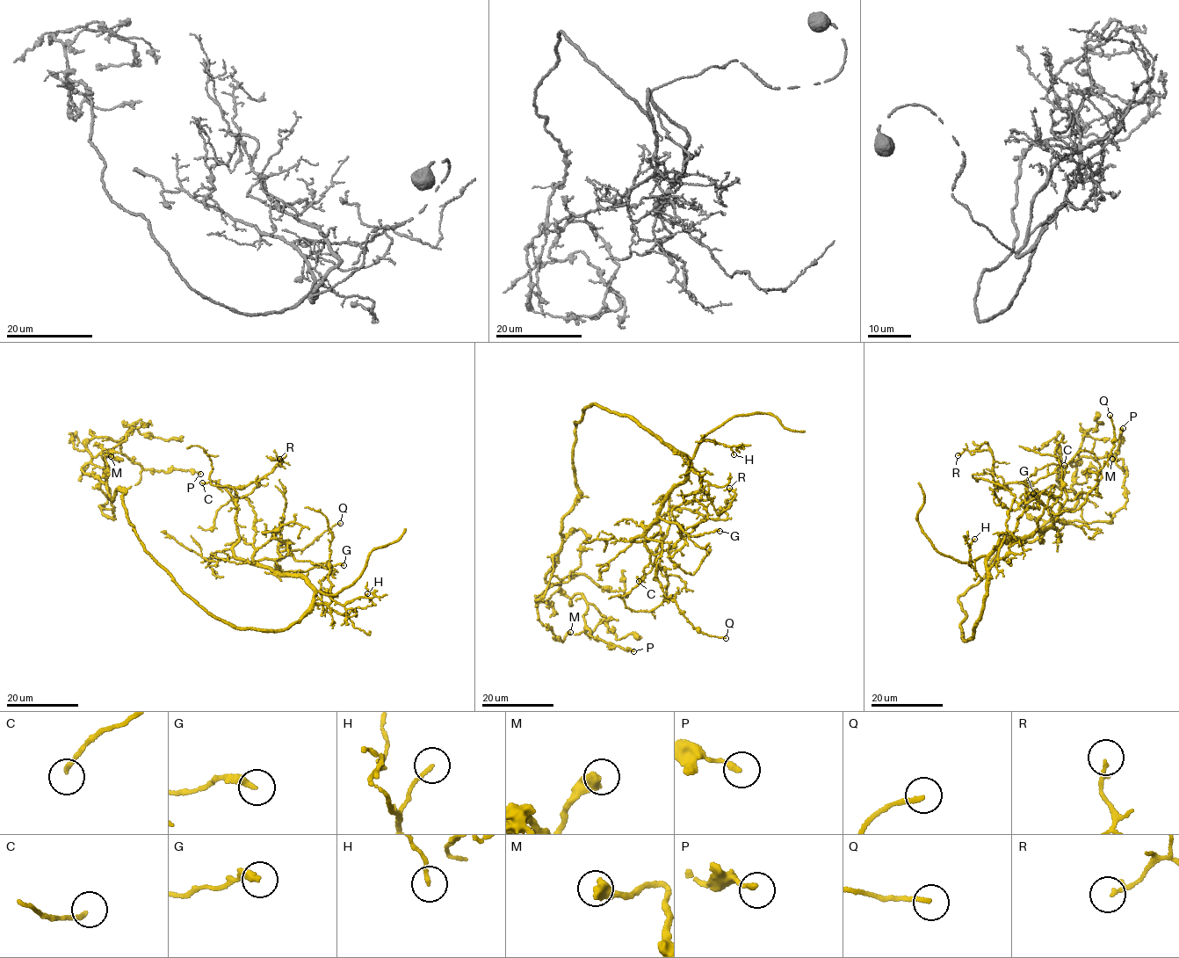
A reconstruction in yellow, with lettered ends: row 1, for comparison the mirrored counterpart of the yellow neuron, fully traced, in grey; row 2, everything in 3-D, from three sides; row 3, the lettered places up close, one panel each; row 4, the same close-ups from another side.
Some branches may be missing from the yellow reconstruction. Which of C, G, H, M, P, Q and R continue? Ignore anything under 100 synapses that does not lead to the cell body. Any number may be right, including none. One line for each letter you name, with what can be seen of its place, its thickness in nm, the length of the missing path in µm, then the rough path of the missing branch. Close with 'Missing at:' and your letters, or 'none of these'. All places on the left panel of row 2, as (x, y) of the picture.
Missing at: none of these

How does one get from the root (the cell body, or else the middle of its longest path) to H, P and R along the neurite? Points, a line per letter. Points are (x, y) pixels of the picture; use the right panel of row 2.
H: (963, 634), (965, 640), (972, 637), (989, 584), (986, 557), (968, 563), (969, 547), (974, 539)
P: (963, 634), (958, 596), (1001, 543), (1034, 540), (1074, 508), (1070, 464), (1116, 453), (1123, 428)
R: (963, 634), (972, 637), (980, 619), (993, 548), (1055, 526), (1023, 482), (995, 485), (988, 450), (958, 455)

